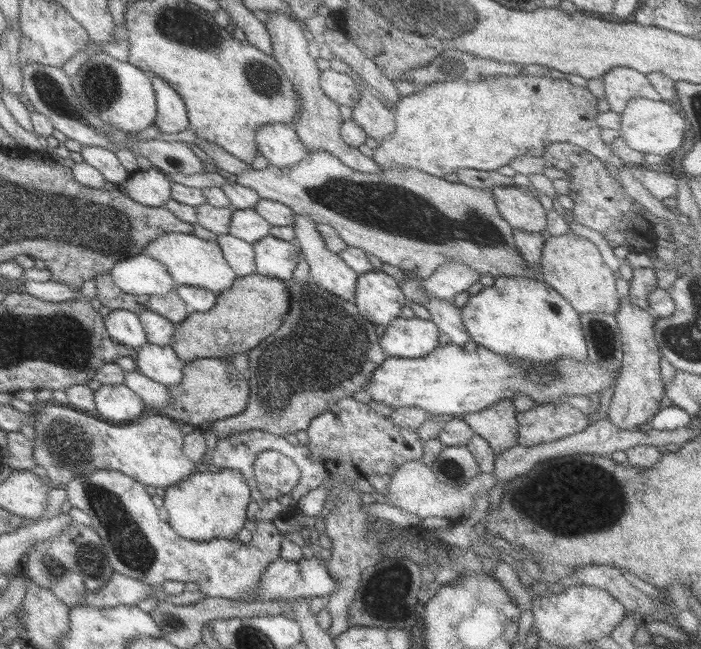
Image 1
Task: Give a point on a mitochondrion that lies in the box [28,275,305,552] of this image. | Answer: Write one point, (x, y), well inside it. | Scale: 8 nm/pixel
(66, 445)

